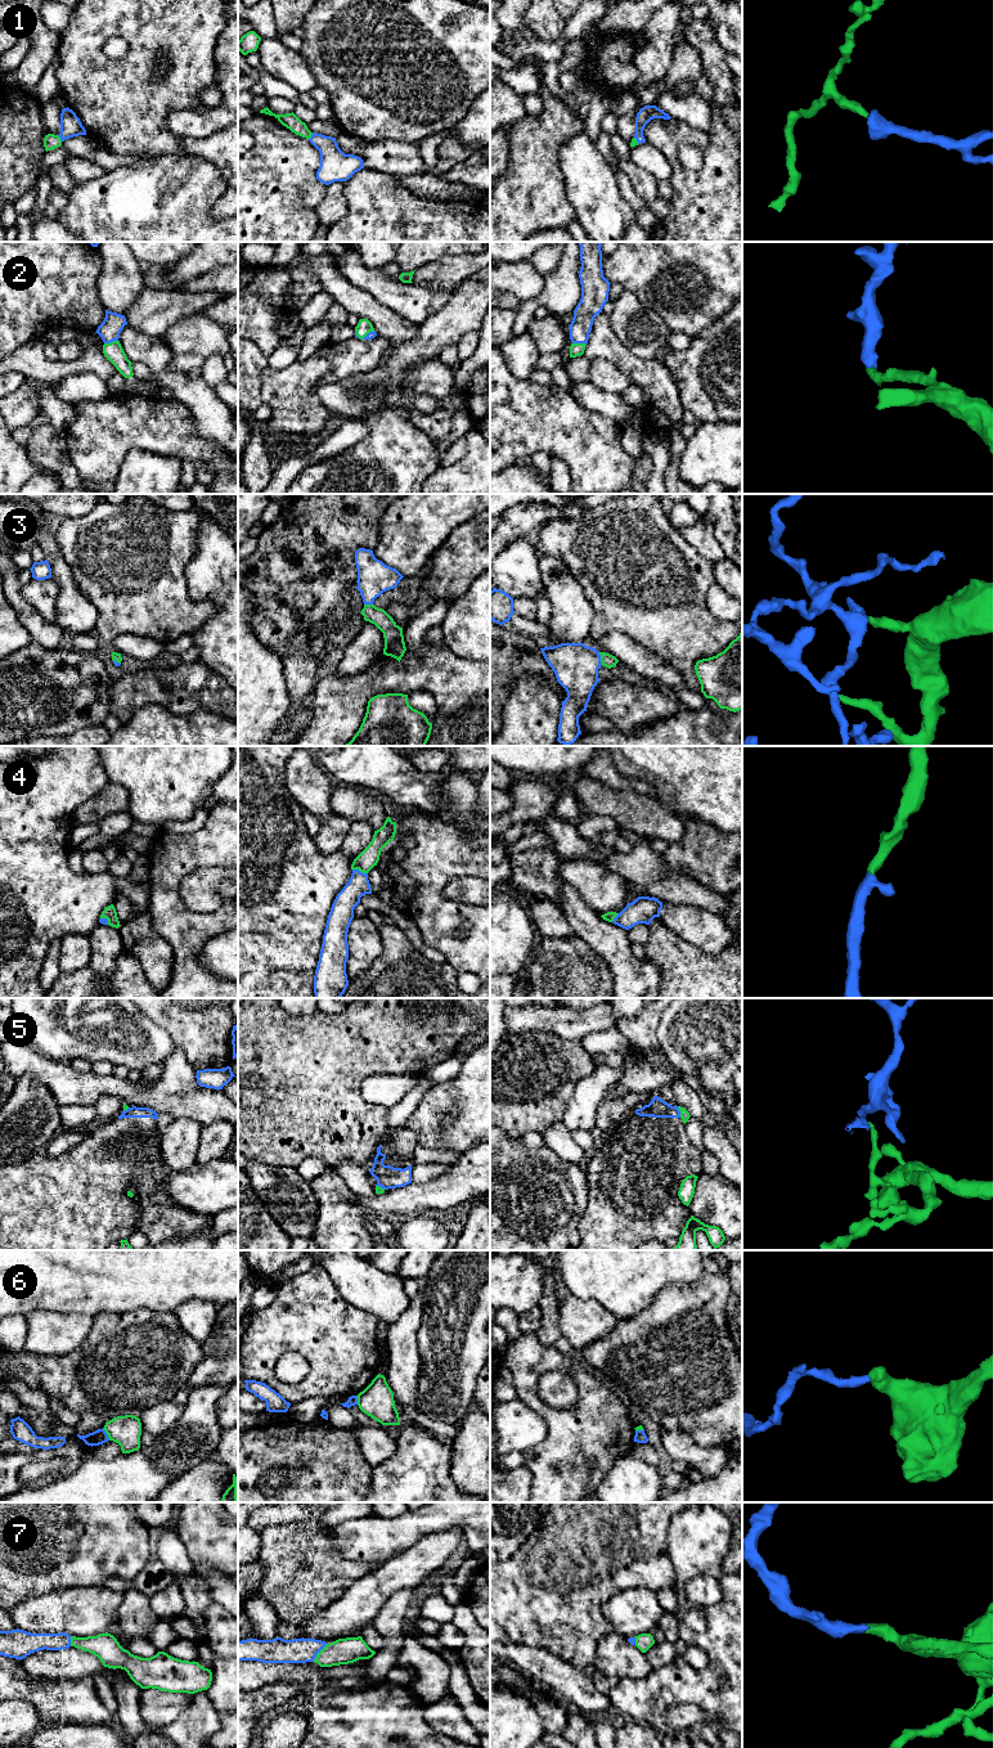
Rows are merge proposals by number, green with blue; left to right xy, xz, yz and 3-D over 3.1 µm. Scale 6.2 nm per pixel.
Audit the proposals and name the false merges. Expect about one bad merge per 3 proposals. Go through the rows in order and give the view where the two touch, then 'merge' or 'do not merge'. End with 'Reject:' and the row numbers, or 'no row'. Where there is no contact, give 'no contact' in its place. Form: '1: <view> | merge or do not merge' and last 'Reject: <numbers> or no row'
1: xz | merge
2: xy | merge
3: yz | merge
4: xz | merge
5: yz | do not merge
6: xy | do not merge
7: xz | merge
Reject: 5, 6

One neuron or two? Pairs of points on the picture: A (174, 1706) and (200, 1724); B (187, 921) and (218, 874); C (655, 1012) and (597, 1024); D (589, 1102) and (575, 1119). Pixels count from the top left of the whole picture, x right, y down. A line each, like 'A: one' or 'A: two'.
A: two
B: two
C: two
D: one

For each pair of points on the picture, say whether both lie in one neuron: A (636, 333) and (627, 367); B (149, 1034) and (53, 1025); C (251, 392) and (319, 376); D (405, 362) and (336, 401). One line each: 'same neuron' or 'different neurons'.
A: different neurons
B: same neuron
C: different neurons
D: same neuron

